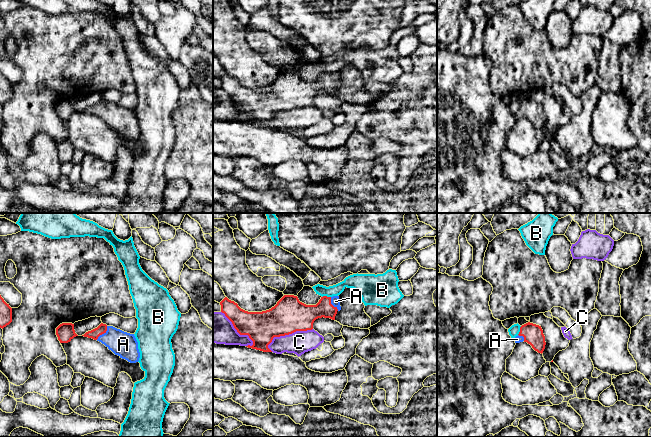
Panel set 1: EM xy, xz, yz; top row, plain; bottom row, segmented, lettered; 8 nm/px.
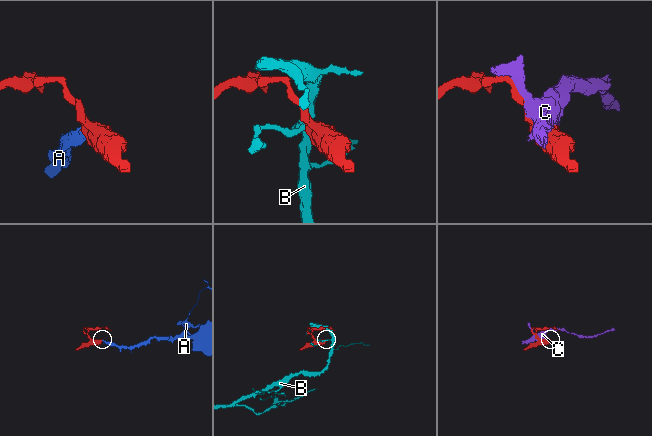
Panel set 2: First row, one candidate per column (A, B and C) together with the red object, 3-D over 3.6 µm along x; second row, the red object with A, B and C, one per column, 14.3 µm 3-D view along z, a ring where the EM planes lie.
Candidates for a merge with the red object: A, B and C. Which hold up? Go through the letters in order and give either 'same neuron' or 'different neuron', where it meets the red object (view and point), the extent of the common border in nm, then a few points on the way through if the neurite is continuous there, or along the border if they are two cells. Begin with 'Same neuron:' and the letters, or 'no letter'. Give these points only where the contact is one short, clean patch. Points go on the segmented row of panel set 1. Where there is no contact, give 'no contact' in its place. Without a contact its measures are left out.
Same neuron: A
A: same neuron; meets red in xy at (103, 333); contact 140 nm long; runs through xy (102, 328), (103, 333), (123, 344)
B: different neuron; meets red in xz at (326, 296); contact 70 nm long
C: different neuron; meets red in xz at (288, 334); contact 400 nm long

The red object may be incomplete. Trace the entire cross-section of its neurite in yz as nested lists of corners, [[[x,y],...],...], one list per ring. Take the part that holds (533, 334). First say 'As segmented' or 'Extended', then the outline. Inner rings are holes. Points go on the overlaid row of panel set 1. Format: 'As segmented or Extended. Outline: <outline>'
Extended. Outline: [[[526,323],[520,327],[519,334],[514,338],[515,343],[527,342],[532,346],[532,348],[538,353],[543,353],[545,349],[545,336],[541,326]]]

